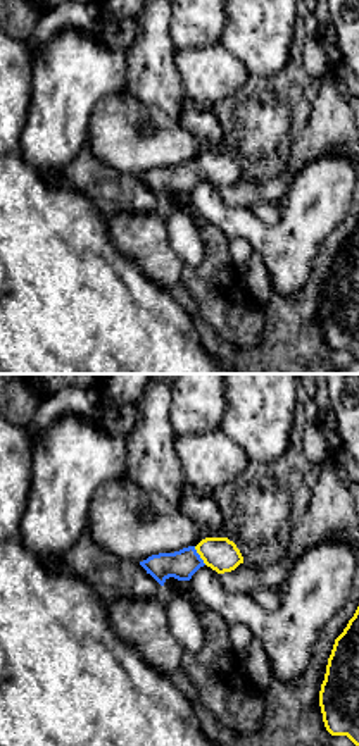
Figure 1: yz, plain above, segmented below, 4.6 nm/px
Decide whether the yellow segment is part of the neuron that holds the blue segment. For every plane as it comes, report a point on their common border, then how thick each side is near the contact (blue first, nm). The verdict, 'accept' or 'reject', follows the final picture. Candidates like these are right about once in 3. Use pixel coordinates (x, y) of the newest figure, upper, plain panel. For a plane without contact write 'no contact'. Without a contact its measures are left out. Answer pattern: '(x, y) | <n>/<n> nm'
(199, 169) | 140/160 nm

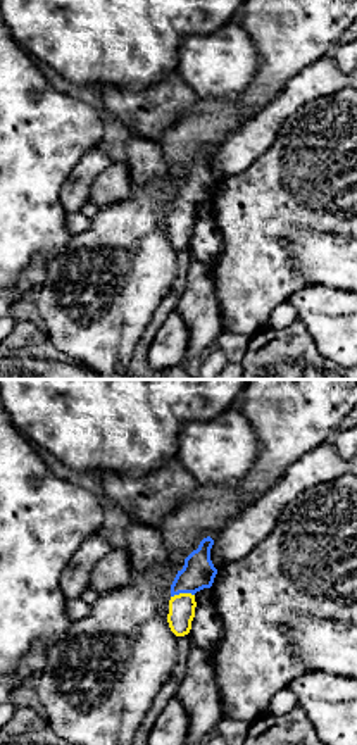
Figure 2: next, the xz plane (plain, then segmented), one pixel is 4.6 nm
(181, 206) | 150/130 nm

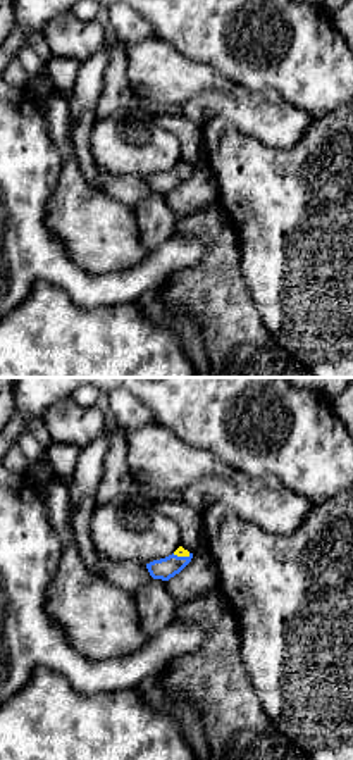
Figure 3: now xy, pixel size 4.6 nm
(181, 171) | 100/50 nm

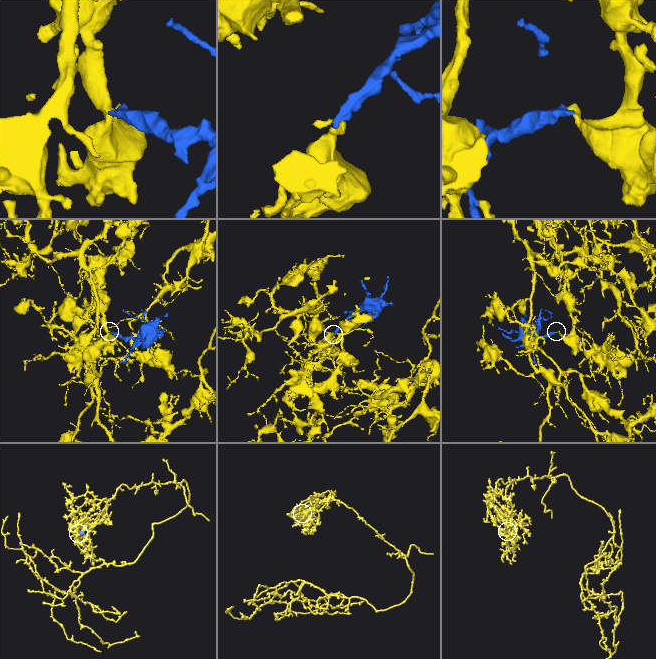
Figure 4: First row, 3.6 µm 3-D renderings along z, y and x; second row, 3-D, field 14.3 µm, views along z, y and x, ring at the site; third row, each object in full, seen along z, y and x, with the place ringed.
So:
accept

